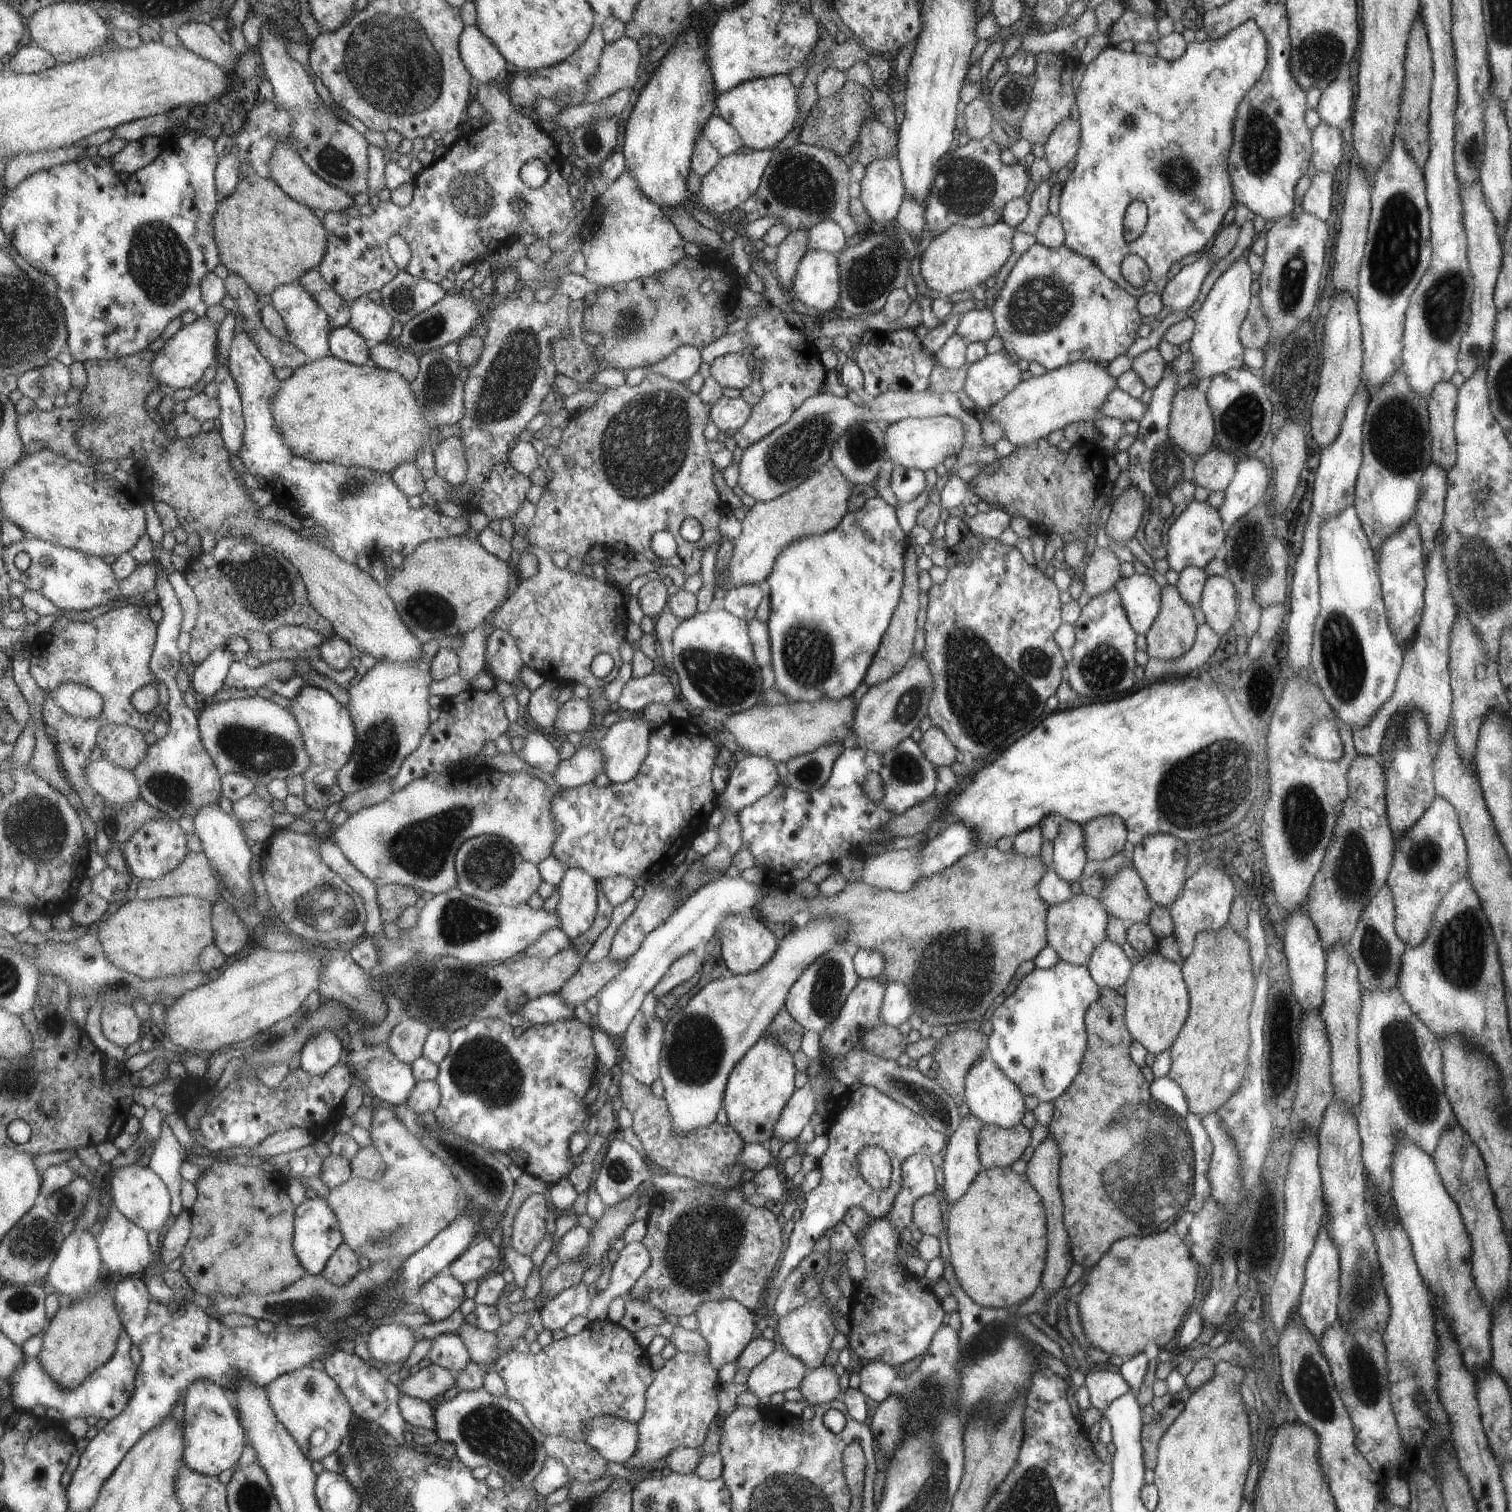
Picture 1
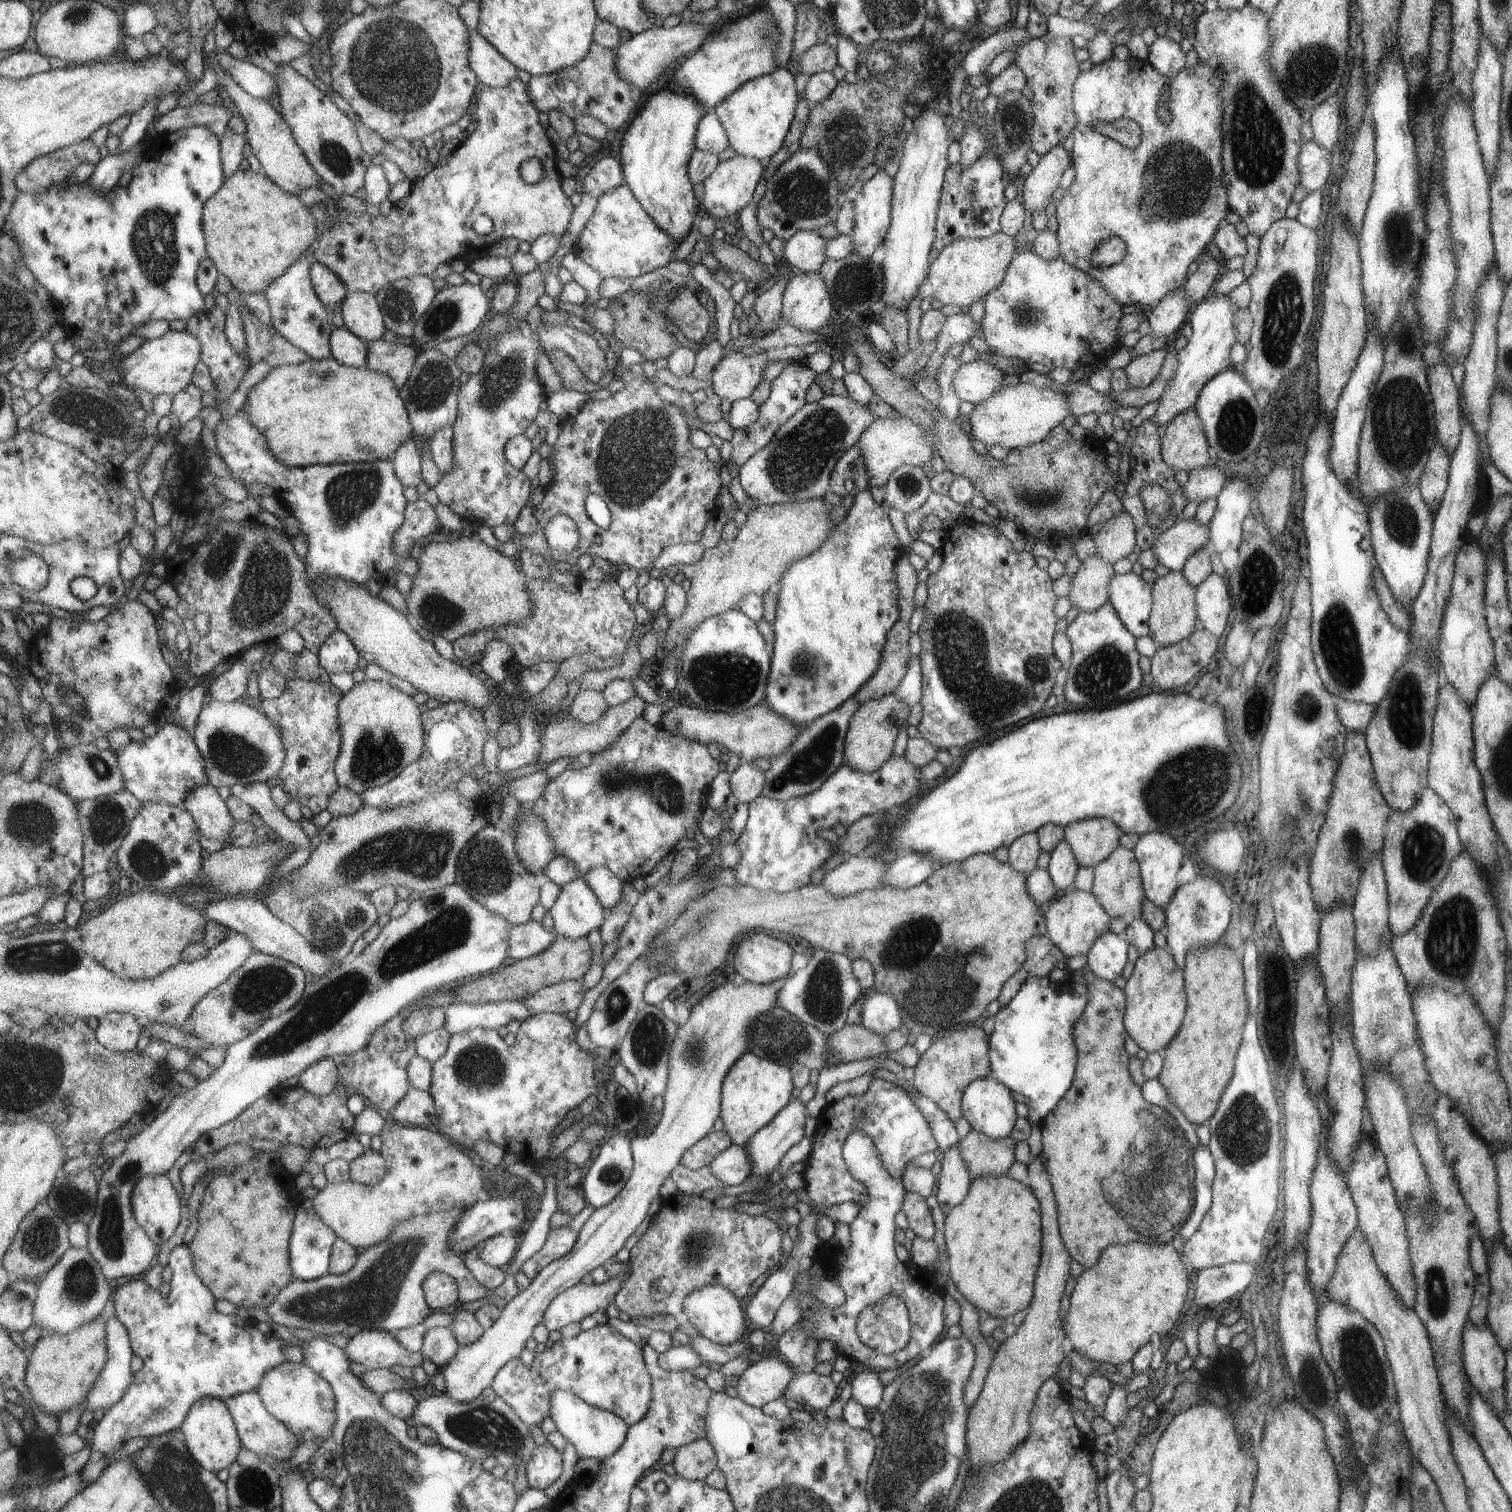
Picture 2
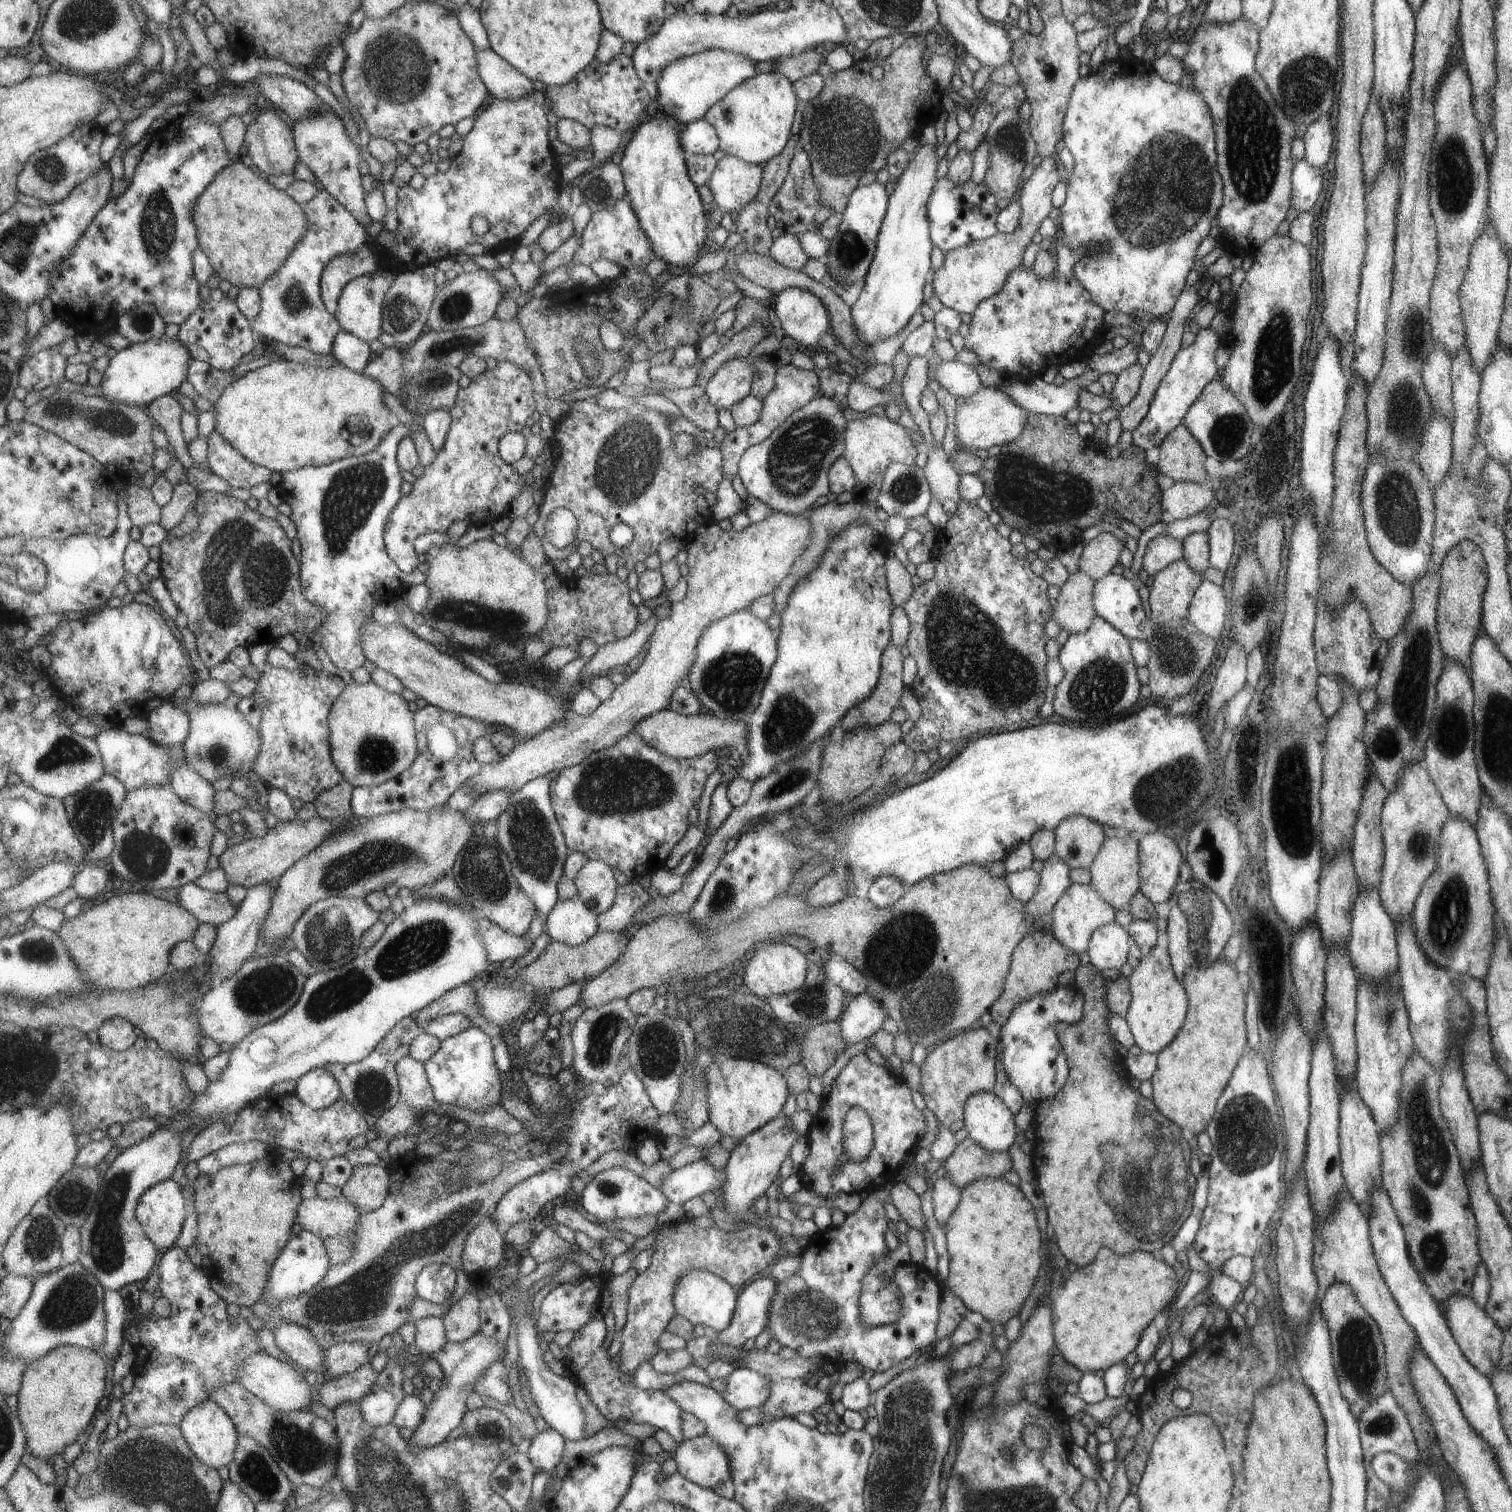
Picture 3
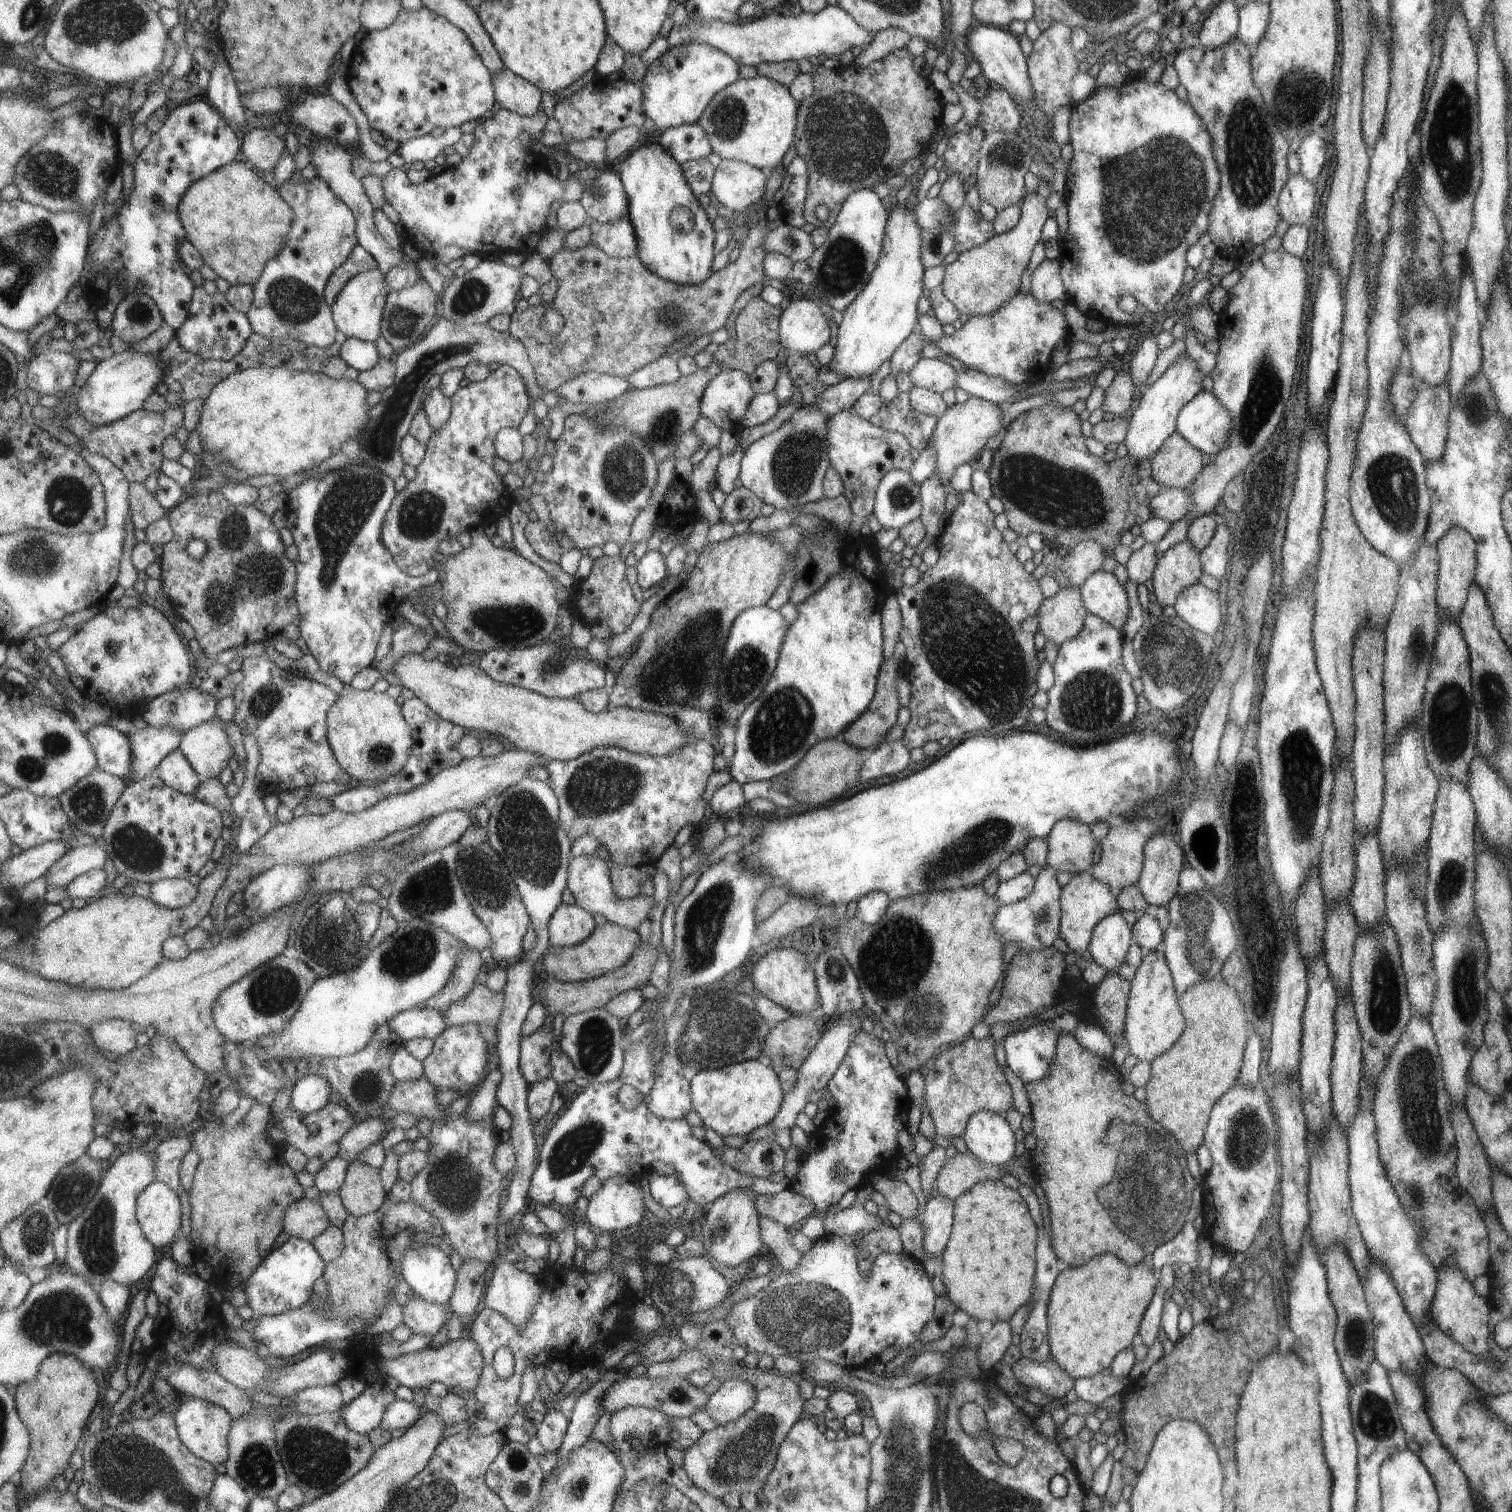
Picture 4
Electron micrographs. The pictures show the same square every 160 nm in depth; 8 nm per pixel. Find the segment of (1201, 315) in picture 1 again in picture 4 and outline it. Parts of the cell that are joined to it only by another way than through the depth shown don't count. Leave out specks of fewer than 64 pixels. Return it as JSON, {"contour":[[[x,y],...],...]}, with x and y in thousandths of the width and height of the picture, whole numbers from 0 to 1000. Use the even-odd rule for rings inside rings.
{"contour":[[[785,237],[776,239],[763,254],[755,259],[753,267],[745,279],[745,286],[743,294],[745,296],[745,302],[751,304],[761,304],[771,292],[778,286],[778,277],[780,272],[790,264],[796,254],[791,242]]]}

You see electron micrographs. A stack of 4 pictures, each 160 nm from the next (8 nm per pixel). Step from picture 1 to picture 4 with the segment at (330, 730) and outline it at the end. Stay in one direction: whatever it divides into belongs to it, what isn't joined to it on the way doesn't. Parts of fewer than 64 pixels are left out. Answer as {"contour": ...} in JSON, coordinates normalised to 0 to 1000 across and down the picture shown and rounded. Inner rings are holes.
{"contour":[[[175,433],[164,435],[161,437],[161,450],[155,455],[155,466],[156,472],[153,476],[158,481],[163,482],[163,485],[169,488],[173,497],[169,516],[173,522],[177,525],[182,524],[187,527],[190,524],[196,521],[207,520],[210,518],[233,517],[232,513],[226,508],[217,488],[217,473],[225,460],[218,454],[208,451],[196,446],[190,444]]]}

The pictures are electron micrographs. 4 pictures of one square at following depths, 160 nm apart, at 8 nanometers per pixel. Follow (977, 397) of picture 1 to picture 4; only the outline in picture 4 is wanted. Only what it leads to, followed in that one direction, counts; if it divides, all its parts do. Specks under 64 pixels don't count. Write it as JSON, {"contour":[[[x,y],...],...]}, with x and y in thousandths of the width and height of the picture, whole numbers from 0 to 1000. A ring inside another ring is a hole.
{"contour":[[[608,237],[601,247],[603,256],[609,256],[622,261],[626,257],[631,257],[632,245],[624,238]]]}

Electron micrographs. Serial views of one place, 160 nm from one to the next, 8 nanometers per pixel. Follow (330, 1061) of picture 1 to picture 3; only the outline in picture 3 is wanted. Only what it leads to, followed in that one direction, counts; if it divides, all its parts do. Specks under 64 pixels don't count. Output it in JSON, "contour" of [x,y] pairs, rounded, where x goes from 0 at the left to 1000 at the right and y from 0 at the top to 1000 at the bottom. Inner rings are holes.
{"contour":[[[210,706],[196,715],[194,723],[208,733],[216,733],[226,725],[226,721],[224,715],[218,708]]]}

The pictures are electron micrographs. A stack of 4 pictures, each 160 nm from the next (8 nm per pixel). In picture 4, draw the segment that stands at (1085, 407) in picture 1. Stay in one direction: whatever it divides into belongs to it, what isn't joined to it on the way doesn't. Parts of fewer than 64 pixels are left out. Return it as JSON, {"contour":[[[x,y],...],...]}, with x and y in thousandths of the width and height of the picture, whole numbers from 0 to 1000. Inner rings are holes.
{"contour":[[[642,262],[636,267],[628,269],[625,273],[619,276],[619,280],[612,295],[616,295],[618,299],[618,310],[617,313],[622,317],[624,323],[628,324],[630,310],[633,307],[641,306],[642,302],[645,302],[650,297],[654,288],[659,287],[662,283],[663,269],[649,263]]]}

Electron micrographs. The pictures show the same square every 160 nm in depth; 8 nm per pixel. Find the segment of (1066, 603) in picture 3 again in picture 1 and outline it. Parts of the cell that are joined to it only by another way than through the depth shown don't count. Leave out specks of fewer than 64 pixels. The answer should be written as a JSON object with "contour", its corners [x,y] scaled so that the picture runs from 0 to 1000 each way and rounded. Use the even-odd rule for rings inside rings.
{"contour":[[[724,361],[716,376],[716,387],[721,396],[737,388],[737,385],[741,381],[740,372],[733,361]]]}

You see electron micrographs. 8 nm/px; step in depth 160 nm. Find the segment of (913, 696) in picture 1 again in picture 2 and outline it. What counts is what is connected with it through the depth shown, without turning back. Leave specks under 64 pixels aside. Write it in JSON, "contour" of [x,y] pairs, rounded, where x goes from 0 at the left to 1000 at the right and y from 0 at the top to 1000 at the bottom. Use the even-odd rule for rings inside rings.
{"contour":[[[592,458],[582,460],[581,462],[576,462],[569,465],[567,470],[562,474],[561,483],[560,483],[558,505],[562,506],[566,510],[574,511],[583,507],[589,501],[591,491],[595,484],[595,481],[599,479],[602,472],[606,471],[608,465],[604,468],[601,468],[597,463],[592,460]]]}

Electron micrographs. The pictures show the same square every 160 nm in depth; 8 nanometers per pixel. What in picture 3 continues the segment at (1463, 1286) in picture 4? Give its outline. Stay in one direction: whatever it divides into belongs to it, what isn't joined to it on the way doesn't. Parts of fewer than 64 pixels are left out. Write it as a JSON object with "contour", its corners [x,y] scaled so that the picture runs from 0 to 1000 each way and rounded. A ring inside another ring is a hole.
{"contour":[[[972,857],[958,858],[956,860],[956,866],[954,870],[956,873],[957,873],[957,876],[960,880],[960,884],[963,886],[966,894],[972,900],[972,902],[974,902],[983,911],[986,911],[989,909],[988,905],[989,905],[991,900],[990,892],[991,892],[991,888],[993,888],[993,878]]]}

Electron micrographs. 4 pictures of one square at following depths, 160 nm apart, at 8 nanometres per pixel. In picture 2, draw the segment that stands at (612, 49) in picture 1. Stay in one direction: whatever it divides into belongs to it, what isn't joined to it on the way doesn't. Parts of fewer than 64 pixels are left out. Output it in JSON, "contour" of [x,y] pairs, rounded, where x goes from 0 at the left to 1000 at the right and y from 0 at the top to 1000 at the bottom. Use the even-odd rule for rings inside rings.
{"contour":[[[449,15],[448,17],[440,19],[440,17],[431,17],[423,23],[418,23],[415,27],[412,27],[407,35],[408,46],[410,51],[415,56],[421,57],[423,60],[427,60],[431,54],[433,54],[440,45],[442,45],[446,40],[454,38],[458,34],[463,31],[463,29],[469,24],[469,21],[472,18],[466,18],[461,15]]]}

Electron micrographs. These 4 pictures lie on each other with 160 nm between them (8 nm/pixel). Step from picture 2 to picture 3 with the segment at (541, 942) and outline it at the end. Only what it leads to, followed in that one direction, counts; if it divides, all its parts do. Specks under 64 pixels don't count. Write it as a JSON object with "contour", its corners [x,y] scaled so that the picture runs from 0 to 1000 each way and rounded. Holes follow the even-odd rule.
{"contour":[[[318,606],[316,616],[320,622],[325,636],[333,636],[335,634],[341,636],[347,632],[353,625],[353,622],[348,618],[338,618],[322,606]]]}

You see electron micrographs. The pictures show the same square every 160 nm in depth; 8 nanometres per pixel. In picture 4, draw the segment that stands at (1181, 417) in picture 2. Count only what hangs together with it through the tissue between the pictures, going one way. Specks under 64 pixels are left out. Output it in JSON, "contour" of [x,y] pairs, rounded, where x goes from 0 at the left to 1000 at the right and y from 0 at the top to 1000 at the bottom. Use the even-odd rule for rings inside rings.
{"contour":[[[780,286],[774,288],[761,303],[762,315],[767,323],[782,324],[794,312],[794,299]]]}

